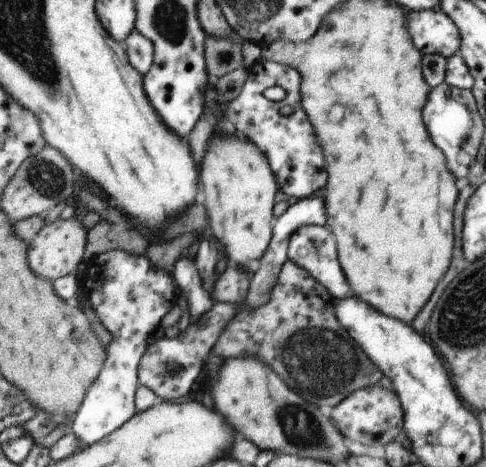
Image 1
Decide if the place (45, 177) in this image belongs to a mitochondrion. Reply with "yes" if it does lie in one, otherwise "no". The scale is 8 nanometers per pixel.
yes

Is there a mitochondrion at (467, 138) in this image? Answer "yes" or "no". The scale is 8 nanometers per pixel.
yes

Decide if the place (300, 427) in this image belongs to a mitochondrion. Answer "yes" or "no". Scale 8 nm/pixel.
yes

